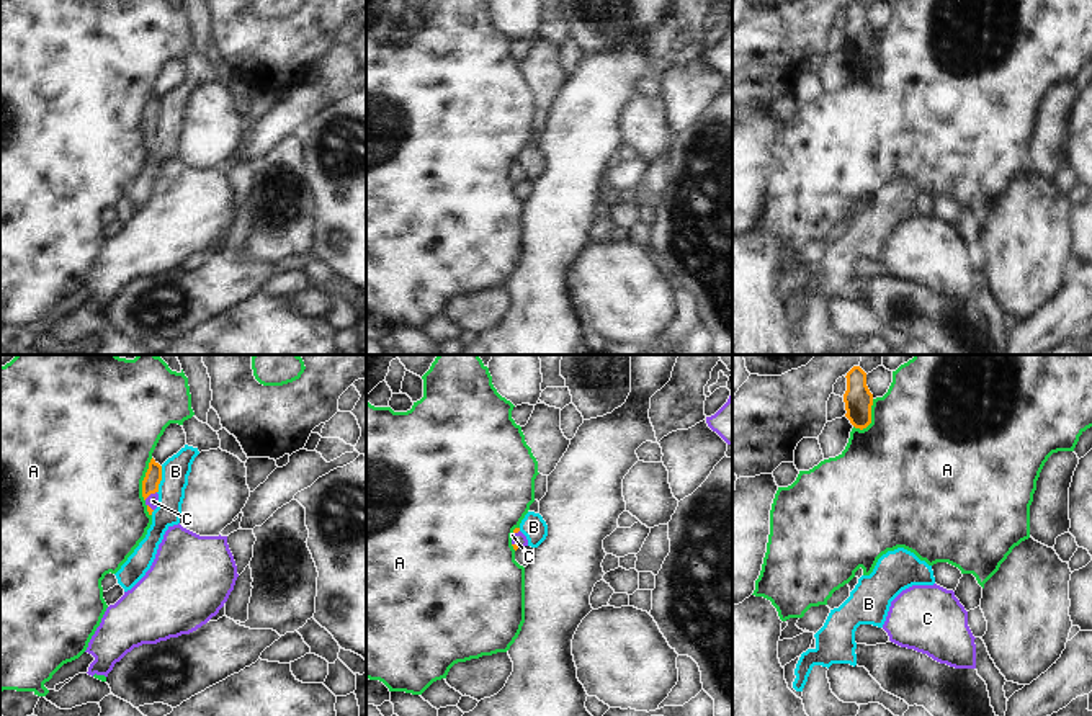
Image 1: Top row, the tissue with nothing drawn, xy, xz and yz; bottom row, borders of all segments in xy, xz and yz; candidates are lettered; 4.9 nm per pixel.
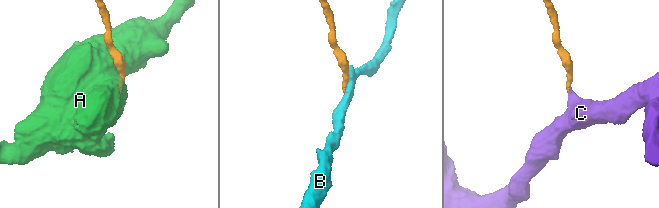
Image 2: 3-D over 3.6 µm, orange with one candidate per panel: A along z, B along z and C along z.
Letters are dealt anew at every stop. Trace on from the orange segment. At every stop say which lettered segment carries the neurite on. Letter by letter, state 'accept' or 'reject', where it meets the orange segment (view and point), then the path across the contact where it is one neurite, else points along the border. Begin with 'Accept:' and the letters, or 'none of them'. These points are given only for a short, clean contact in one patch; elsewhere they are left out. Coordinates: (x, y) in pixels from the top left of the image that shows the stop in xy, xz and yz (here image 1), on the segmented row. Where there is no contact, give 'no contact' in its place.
Accept: C
A: reject; meets orange in xy at (144, 479)
B: reject; meets orange in xy at (161, 479); border along xy (162, 466), (157, 492)
C: accept; meets orange in xy at (149, 494); runs through xy (152, 478), (149, 494), (152, 501)

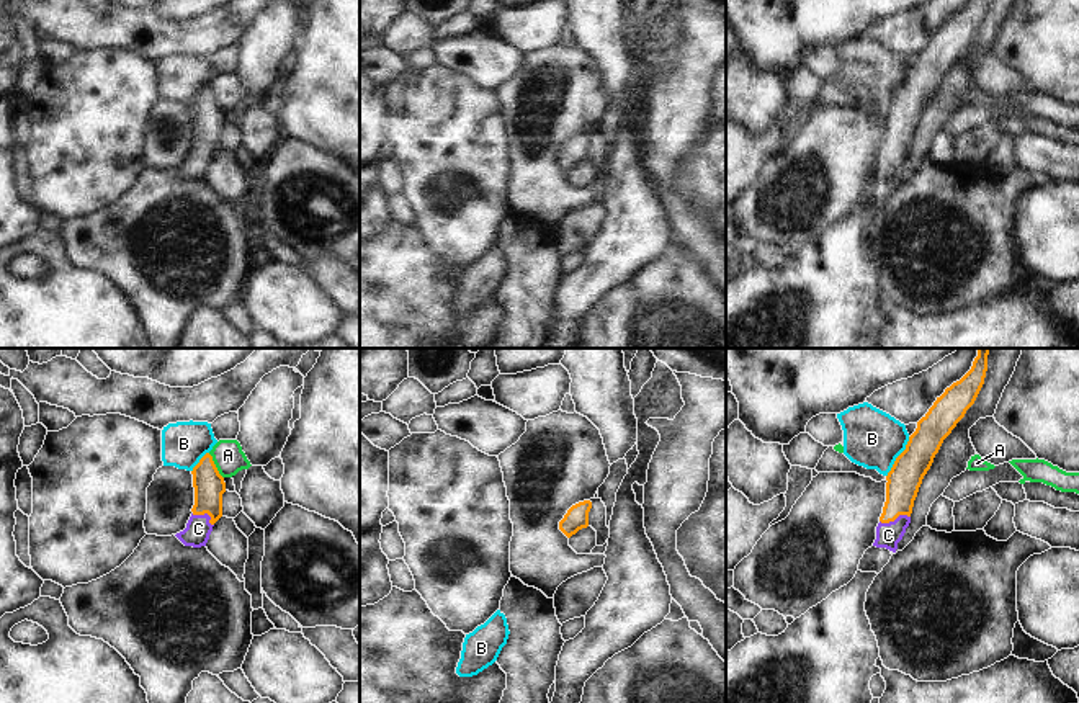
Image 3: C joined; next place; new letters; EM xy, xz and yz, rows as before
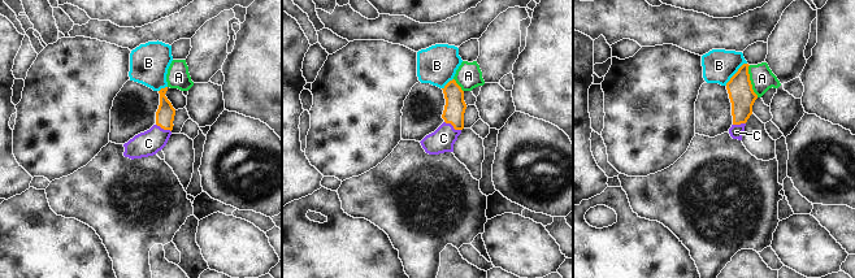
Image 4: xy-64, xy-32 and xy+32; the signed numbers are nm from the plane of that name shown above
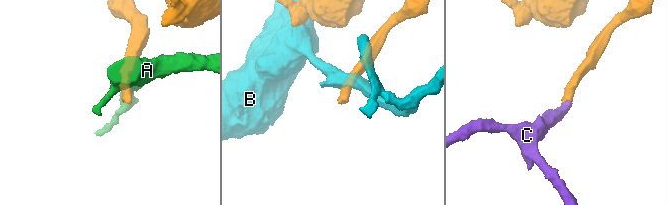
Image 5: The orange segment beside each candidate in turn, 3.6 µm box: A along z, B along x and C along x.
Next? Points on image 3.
Accept: C
A: reject; meets orange in xy at (214, 466); border along xy (208, 453), (223, 478)
B: reject; meets orange in yz at (898, 456)
C: accept; meets orange in yz at (895, 519); runs through yz (908, 471), (895, 519), (888, 535)

